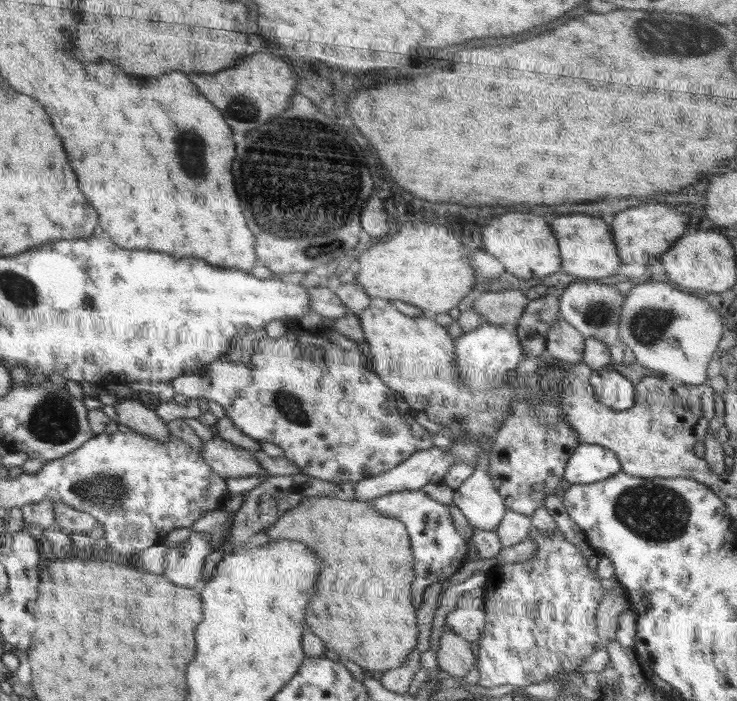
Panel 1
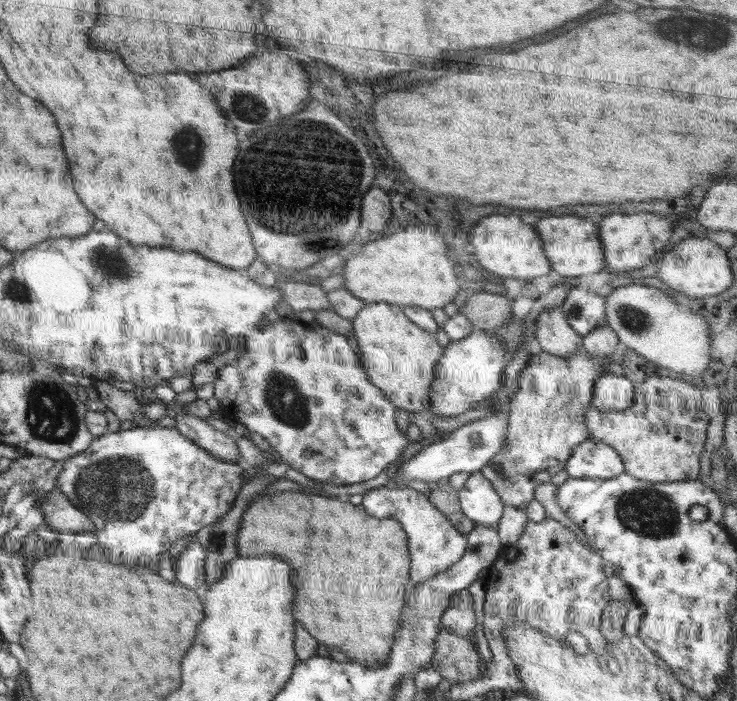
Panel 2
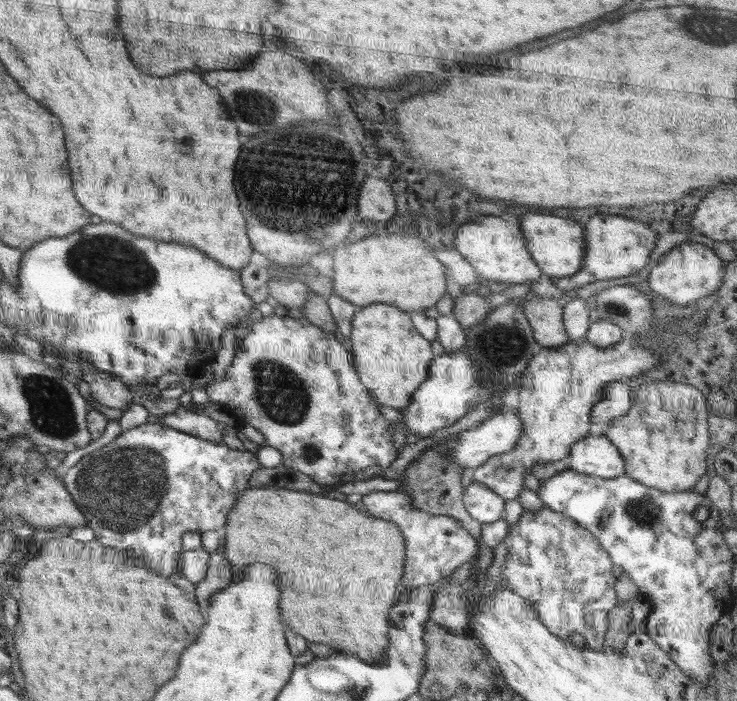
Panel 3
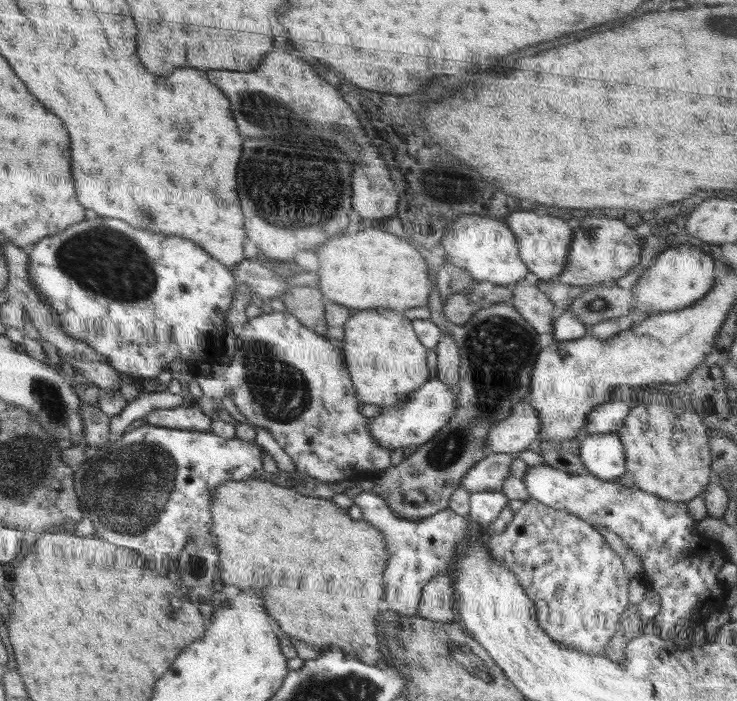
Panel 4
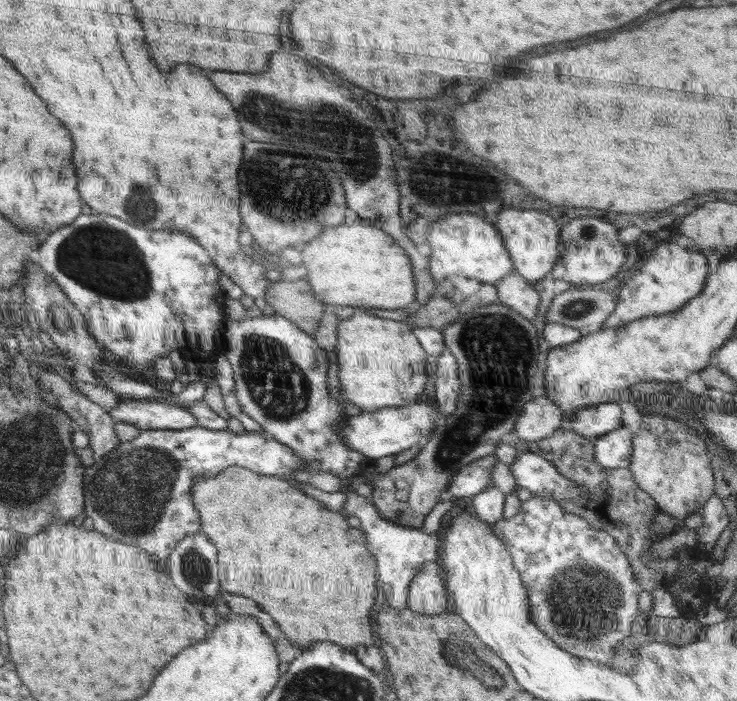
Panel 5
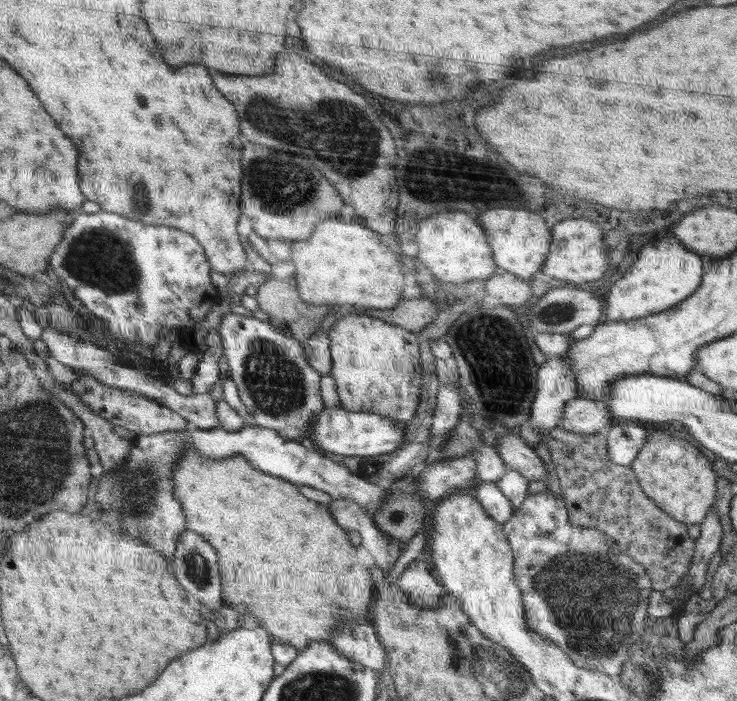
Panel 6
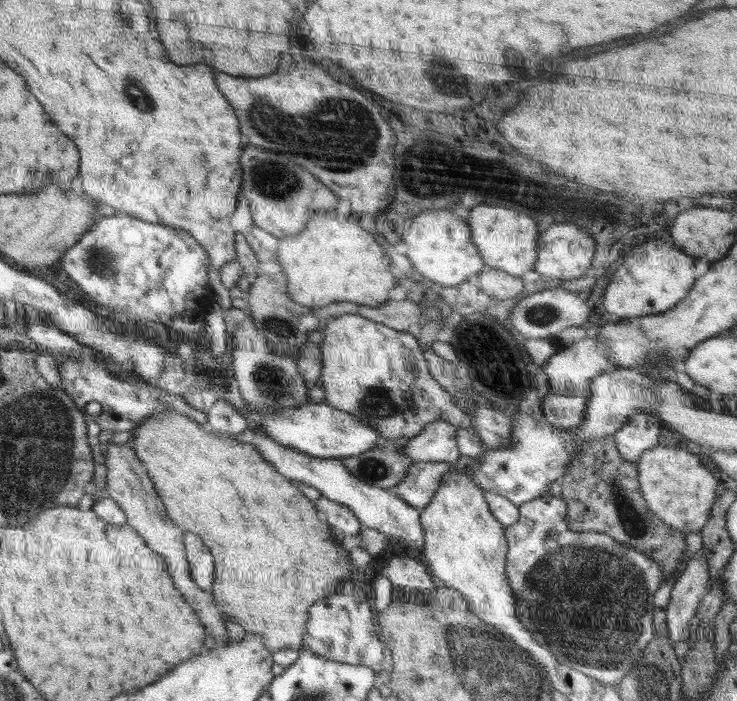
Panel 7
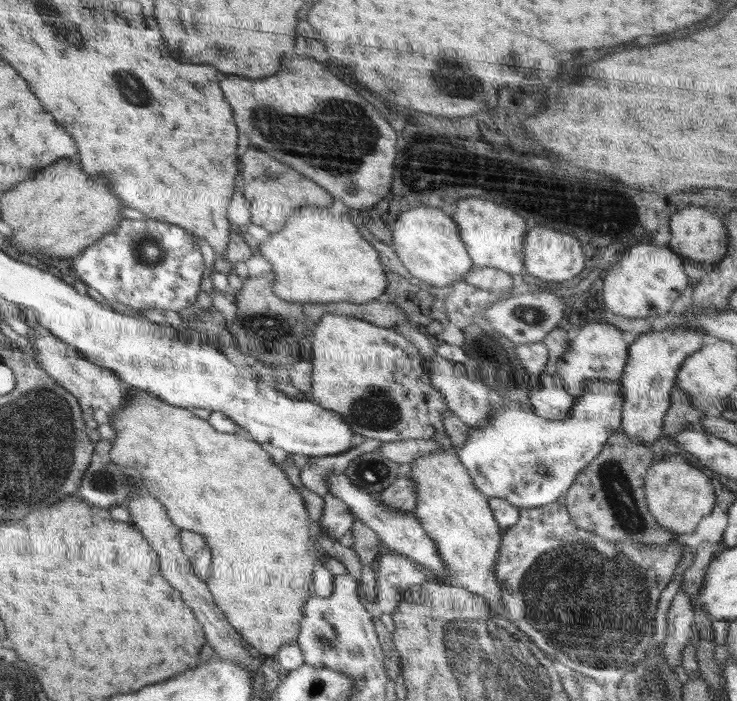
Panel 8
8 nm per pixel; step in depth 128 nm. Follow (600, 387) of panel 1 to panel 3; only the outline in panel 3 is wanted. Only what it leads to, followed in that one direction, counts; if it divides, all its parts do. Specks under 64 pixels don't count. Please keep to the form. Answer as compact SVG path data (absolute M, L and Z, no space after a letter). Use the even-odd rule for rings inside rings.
M620 379L618 381L612 381L612 383L608 383L608 385L606 385L602 398L592 407L590 435L604 434L604 429L608 427L608 423L610 423L612 419L622 416L624 413L628 412L628 409L630 409L634 403L635 393L634 389L631 389L628 383L628 379Z

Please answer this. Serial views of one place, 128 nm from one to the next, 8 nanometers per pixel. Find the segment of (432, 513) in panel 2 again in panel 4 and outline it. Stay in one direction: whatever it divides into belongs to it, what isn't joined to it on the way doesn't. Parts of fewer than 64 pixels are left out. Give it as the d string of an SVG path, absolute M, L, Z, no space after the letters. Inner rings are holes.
M363 491L354 500L354 505L362 509L363 519L378 528L386 539L389 553L387 568L383 573L384 592L383 608L392 609L401 615L416 615L420 604L422 588L434 577L453 574L457 557L469 540L470 518L455 514L449 508L418 522L399 518L390 509L387 501L372 491Z

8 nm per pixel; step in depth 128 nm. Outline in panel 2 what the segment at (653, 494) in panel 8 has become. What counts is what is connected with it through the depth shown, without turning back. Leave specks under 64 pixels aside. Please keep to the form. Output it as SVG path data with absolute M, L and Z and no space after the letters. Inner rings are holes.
M650 376L635 387L634 401L630 408L623 411L600 411L593 404L584 411L584 424L589 438L600 440L616 449L622 459L626 473L653 483L696 480L700 476L700 452L704 451L706 434L710 419L702 408L701 386L689 379Z

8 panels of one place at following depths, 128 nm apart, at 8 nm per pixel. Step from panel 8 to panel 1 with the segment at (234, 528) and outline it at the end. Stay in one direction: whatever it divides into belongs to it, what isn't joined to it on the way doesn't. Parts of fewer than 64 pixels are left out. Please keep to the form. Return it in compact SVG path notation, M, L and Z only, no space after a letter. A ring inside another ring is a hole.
M342 495L334 497L304 498L300 504L286 512L272 527L263 531L274 540L292 540L308 544L320 560L324 560L318 576L318 592L312 604L306 606L305 624L309 632L320 636L325 646L341 658L361 666L367 674L376 675L400 668L408 654L418 645L416 608L413 603L412 583L415 559L405 525L397 519L382 516L370 501L348 500Z

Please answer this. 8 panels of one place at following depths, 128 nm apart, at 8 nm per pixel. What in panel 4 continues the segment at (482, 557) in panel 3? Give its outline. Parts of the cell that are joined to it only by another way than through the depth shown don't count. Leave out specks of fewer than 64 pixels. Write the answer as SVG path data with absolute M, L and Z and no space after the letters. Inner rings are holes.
M432 286L432 290L430 290L428 305L426 306L431 311L429 319L438 325L442 333L452 335L452 338L458 344L460 380L456 398L457 408L450 420L430 440L418 446L416 452L410 455L409 458L404 458L397 466L387 468L387 470L380 472L376 478L370 480L377 488L378 493L376 494L387 501L390 509L399 518L416 522L449 507L450 498L459 488L464 474L487 455L486 437L488 437L488 431L490 431L492 424L504 420L510 415L513 405L525 401L528 396L531 387L532 369L541 351L538 344L539 332L532 328L532 325L509 302L480 309L460 325L444 318L443 308L438 302L438 292L435 290L435 286Z

